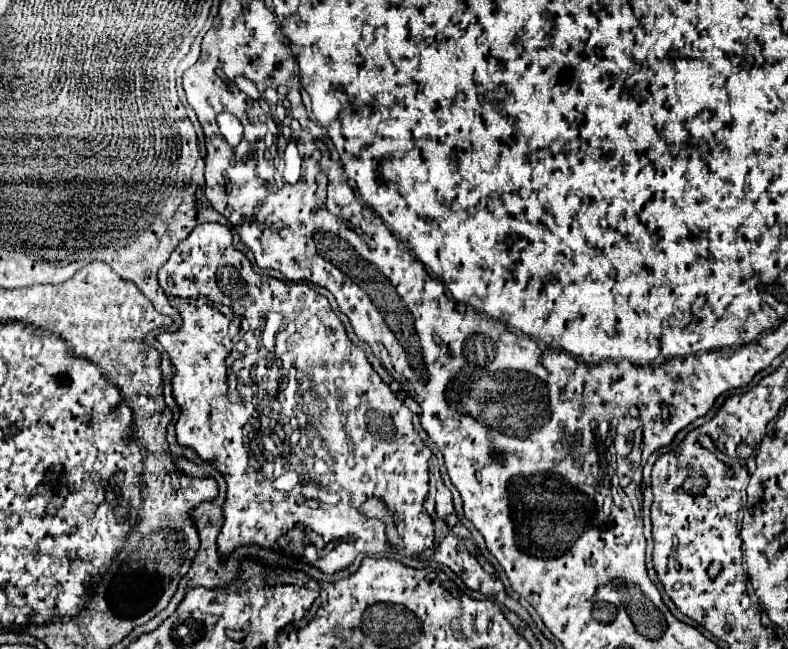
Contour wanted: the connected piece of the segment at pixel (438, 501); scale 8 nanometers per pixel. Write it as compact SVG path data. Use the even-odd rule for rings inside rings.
M440 476L437 479L437 493L435 497L435 510L439 520L445 522L445 517L453 513L454 504L450 490L444 485ZM443 517L443 519L441 519Z

